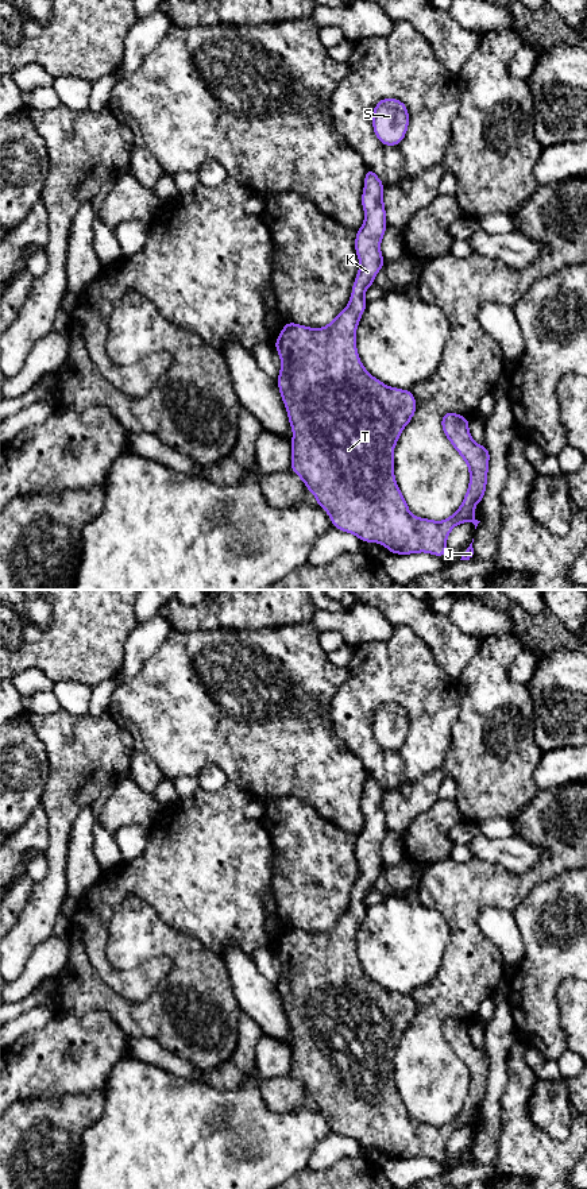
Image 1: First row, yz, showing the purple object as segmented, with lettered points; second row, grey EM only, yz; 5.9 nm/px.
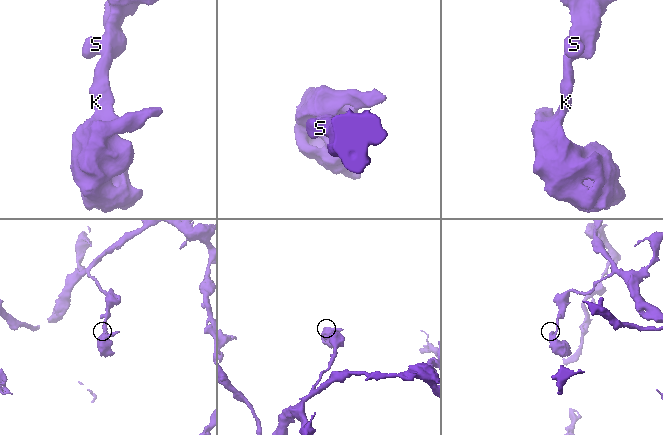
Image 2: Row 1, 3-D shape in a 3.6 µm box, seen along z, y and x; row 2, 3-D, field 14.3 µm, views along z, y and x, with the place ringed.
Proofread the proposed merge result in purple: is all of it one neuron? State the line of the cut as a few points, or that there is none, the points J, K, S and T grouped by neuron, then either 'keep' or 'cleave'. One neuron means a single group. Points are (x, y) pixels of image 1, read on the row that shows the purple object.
cut none; groups J K S T; keep

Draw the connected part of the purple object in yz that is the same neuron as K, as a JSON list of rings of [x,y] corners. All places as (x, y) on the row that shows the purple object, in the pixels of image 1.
[[[367,167],[364,189],[362,193],[362,206],[364,209],[364,223],[356,231],[355,251],[359,258],[359,271],[352,285],[352,294],[348,305],[323,328],[304,327],[296,323],[286,323],[277,341],[274,343],[281,358],[281,371],[277,378],[279,395],[287,412],[289,422],[293,429],[291,439],[291,472],[297,474],[306,489],[316,497],[331,517],[332,526],[359,537],[364,543],[378,543],[389,549],[390,553],[410,555],[426,552],[443,557],[447,552],[447,537],[451,530],[462,522],[472,522],[475,529],[480,521],[475,518],[475,505],[482,503],[486,493],[490,452],[487,445],[476,444],[470,433],[468,417],[453,412],[447,412],[441,418],[443,432],[452,447],[467,463],[470,471],[470,485],[462,506],[447,520],[433,521],[416,517],[409,511],[409,506],[397,485],[394,476],[393,452],[397,441],[416,413],[416,398],[410,390],[401,390],[386,386],[374,378],[362,364],[356,350],[356,328],[366,310],[366,290],[379,270],[383,269],[381,242],[386,232],[386,211],[383,202],[385,185],[379,177]]]

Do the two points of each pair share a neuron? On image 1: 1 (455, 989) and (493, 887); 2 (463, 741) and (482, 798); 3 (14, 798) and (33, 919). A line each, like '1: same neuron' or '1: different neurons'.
1: same neuron
2: same neuron
3: different neurons

